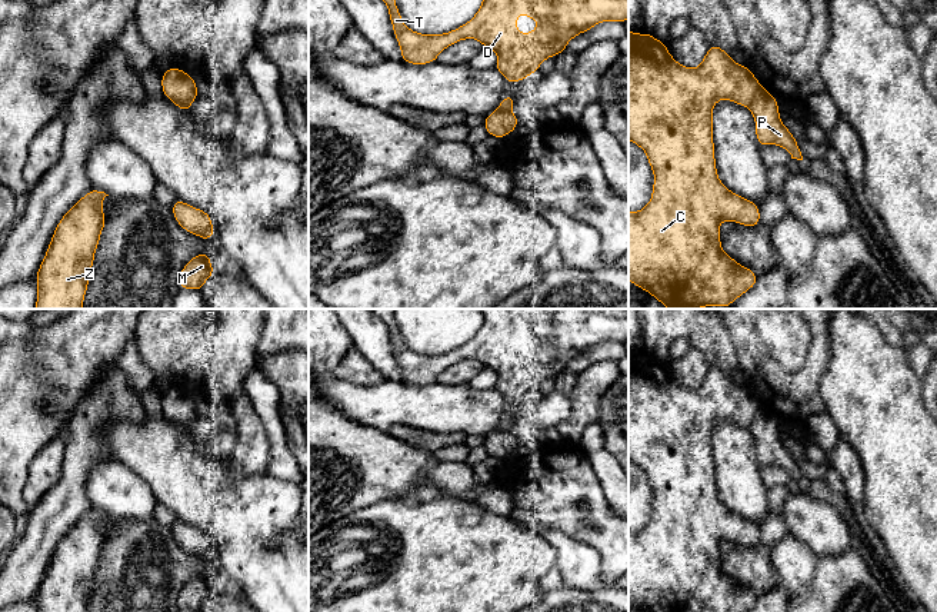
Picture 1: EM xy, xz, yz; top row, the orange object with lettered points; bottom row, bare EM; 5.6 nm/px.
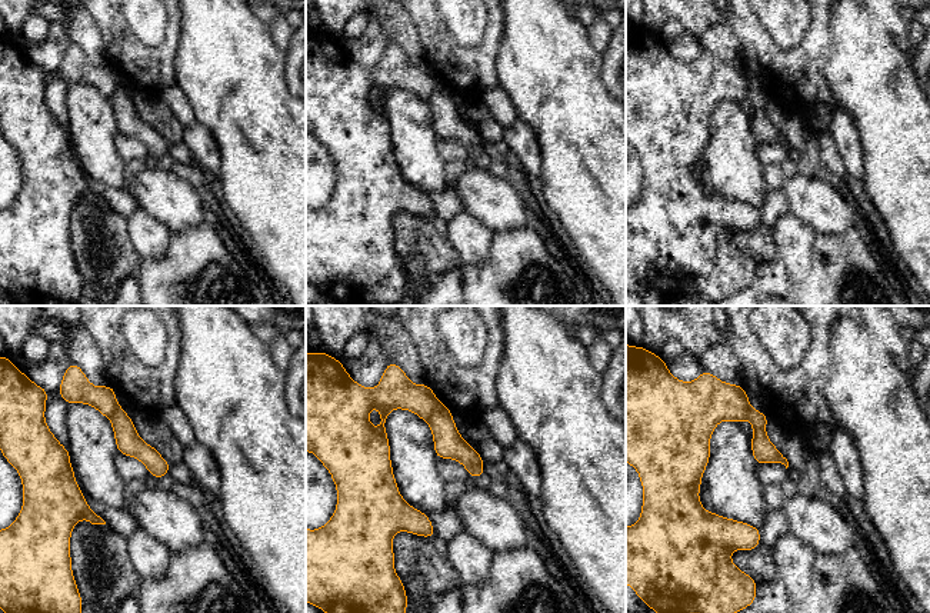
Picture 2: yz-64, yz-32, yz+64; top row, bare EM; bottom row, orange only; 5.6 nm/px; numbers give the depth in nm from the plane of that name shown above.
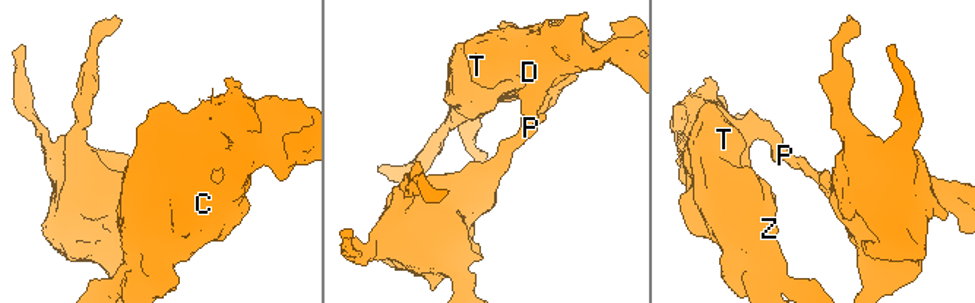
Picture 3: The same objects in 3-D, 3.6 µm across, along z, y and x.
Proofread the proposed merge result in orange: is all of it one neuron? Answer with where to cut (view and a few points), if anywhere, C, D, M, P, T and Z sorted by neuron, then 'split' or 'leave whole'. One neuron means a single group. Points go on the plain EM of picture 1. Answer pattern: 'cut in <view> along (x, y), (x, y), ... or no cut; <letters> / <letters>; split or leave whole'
cut in yz along (760, 405), (747, 426); C D M T Z / P; split

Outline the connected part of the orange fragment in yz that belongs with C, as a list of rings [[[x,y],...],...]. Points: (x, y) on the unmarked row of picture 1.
[[[628,350],[628,460],[641,468],[648,479],[648,485],[654,493],[653,515],[646,528],[640,532],[628,532],[628,601],[637,608],[647,612],[747,612],[757,603],[757,596],[753,591],[738,585],[733,578],[721,571],[718,546],[723,541],[731,541],[748,548],[756,548],[760,543],[760,530],[754,522],[750,522],[740,515],[726,509],[717,498],[713,462],[713,429],[717,420],[731,420],[740,426],[748,428],[757,409],[761,405],[744,385],[736,385],[728,373],[717,365],[711,365],[697,389],[688,389],[677,383],[668,373],[666,363],[654,359],[648,353],[636,355]]]

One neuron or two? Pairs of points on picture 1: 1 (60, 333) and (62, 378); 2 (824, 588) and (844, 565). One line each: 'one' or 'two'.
1: one
2: one

